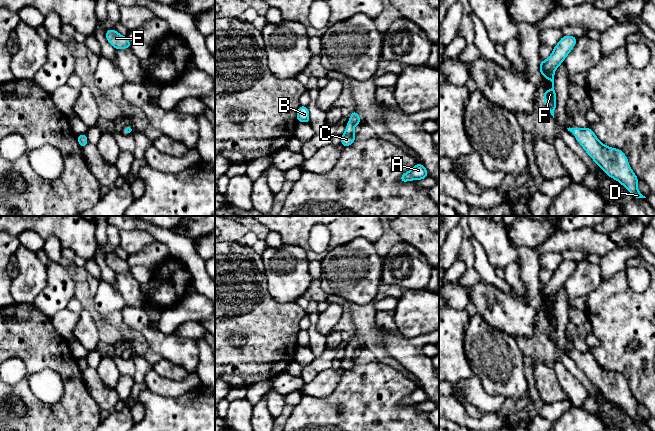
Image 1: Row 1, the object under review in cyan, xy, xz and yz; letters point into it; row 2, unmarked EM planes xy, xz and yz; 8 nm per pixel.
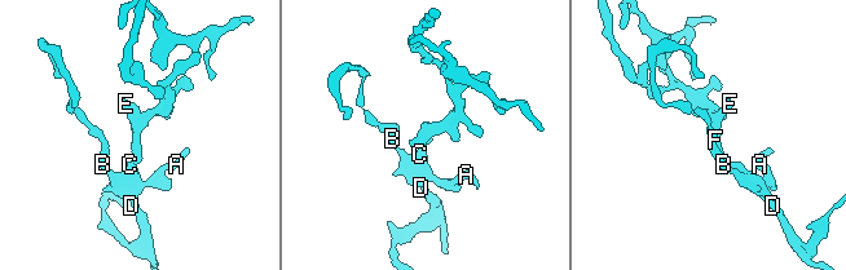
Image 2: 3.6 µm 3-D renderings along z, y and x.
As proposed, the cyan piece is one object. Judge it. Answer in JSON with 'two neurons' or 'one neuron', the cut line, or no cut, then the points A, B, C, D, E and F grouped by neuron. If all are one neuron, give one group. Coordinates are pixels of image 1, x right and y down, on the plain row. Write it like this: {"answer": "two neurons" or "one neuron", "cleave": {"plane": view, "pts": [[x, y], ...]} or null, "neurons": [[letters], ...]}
{"answer": "one neuron", "cleave": null, "neurons": [["A", "B", "C", "D", "E", "F"]]}

